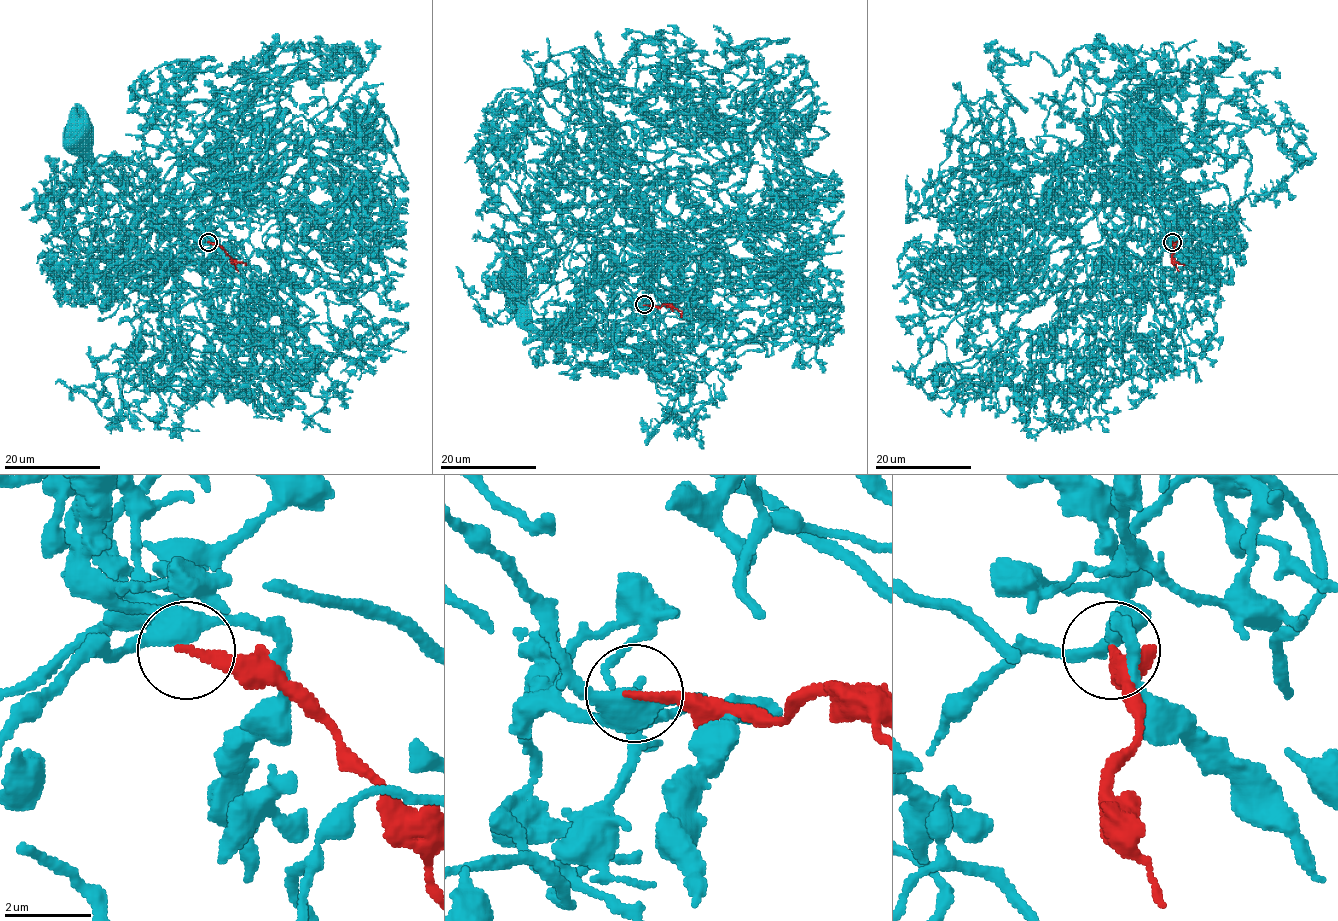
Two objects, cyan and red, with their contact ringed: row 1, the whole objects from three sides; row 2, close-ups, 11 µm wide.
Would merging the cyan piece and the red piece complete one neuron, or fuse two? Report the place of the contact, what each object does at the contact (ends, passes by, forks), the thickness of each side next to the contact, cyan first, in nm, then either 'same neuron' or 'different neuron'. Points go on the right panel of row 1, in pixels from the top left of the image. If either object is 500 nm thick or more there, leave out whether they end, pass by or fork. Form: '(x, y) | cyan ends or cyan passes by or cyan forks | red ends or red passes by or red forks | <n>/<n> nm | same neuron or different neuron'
(1172, 242) | cyan forks | red ends | 360/200 nm | different neuron

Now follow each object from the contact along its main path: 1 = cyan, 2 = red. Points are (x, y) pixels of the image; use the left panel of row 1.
1: (209, 241), (162, 204), (169, 182), (189, 169), (164, 201), (148, 172), (125, 160), (96, 163), (73, 134)
2: (209, 242), (216, 242), (232, 258), (245, 265)

